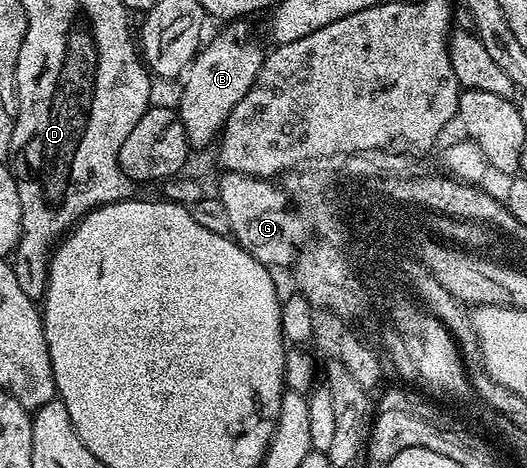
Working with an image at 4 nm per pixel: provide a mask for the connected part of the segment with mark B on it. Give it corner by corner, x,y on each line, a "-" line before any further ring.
233,20
213,39
202,45
198,55
183,75
181,86
181,103
176,103
177,115
181,117
183,128
187,132
190,147
205,146
220,135
231,108
247,96
259,68
263,64
266,51
253,39
253,30
248,21

